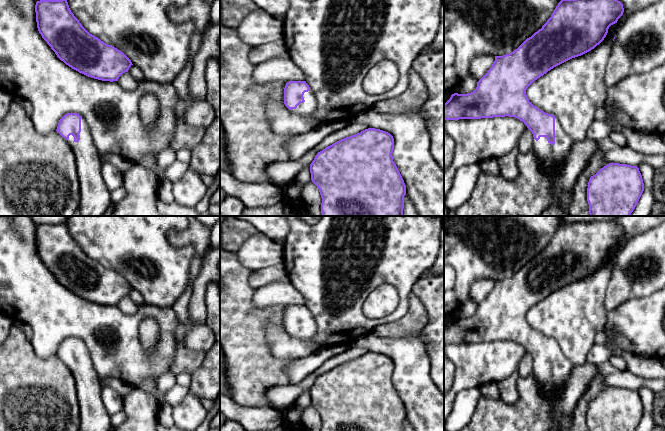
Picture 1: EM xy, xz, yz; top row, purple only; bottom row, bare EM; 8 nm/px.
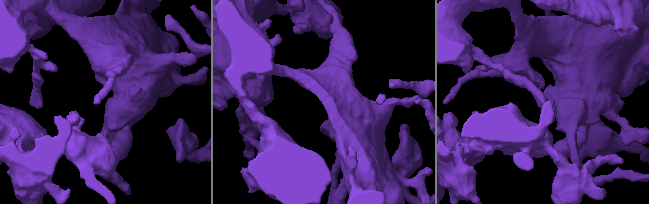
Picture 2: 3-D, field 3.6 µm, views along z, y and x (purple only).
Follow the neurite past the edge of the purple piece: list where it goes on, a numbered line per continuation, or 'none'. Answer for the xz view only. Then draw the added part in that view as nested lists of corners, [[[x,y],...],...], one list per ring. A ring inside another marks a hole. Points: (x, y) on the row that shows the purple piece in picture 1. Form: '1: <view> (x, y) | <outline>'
1: xz (307, 108) | [[[310,88],[308,92],[304,93],[303,97],[304,97],[305,102],[300,103],[296,109],[291,109],[291,112],[298,115],[311,116],[314,114],[318,105],[315,94]]]

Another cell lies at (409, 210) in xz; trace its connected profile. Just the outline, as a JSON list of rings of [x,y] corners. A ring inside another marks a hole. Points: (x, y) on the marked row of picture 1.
[[[404,196],[403,216],[419,216],[411,200]]]

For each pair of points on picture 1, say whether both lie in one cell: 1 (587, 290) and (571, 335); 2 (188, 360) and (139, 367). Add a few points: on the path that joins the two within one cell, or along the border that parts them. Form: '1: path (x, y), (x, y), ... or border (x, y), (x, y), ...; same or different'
1: path (582, 301), (573, 315), (573, 324); same
2: border (176, 339), (175, 356), (169, 371); different

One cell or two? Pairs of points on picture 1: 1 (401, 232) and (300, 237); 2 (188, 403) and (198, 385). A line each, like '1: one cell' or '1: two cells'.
1: one cell
2: two cells

